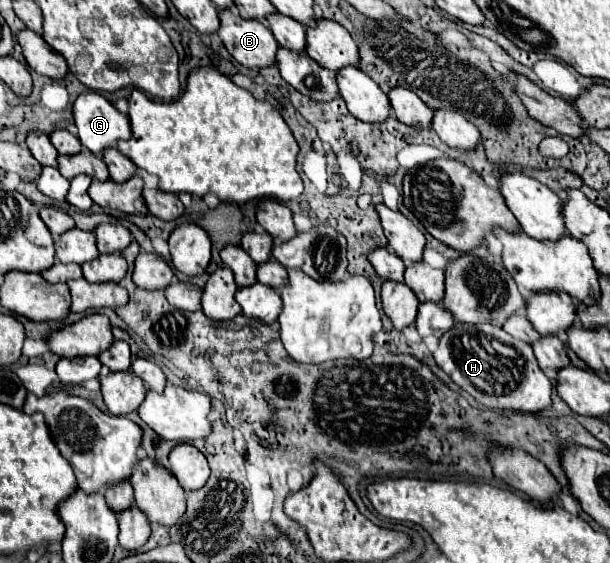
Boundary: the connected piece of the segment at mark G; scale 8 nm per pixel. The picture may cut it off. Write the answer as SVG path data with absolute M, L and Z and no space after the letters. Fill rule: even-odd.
M80 94L72 104L74 124L78 128L78 140L94 154L102 154L104 148L114 146L118 140L130 138L130 120L118 112L102 94Z

